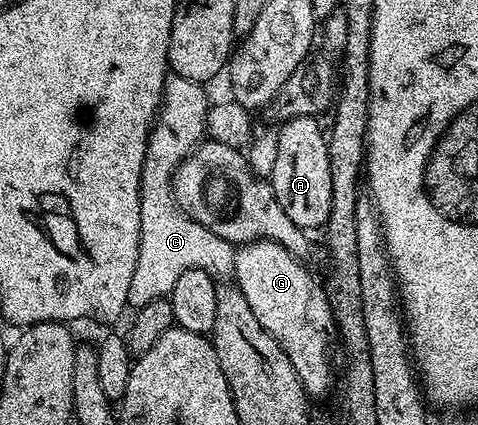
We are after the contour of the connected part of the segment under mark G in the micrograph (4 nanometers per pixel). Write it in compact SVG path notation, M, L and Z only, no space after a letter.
M249 241L234 252L233 281L249 307L253 307L257 323L289 355L289 363L293 363L304 391L309 395L325 392L331 385L331 357L327 352L331 349L331 337L333 341L333 318L324 286L315 282L300 258L272 241Z

